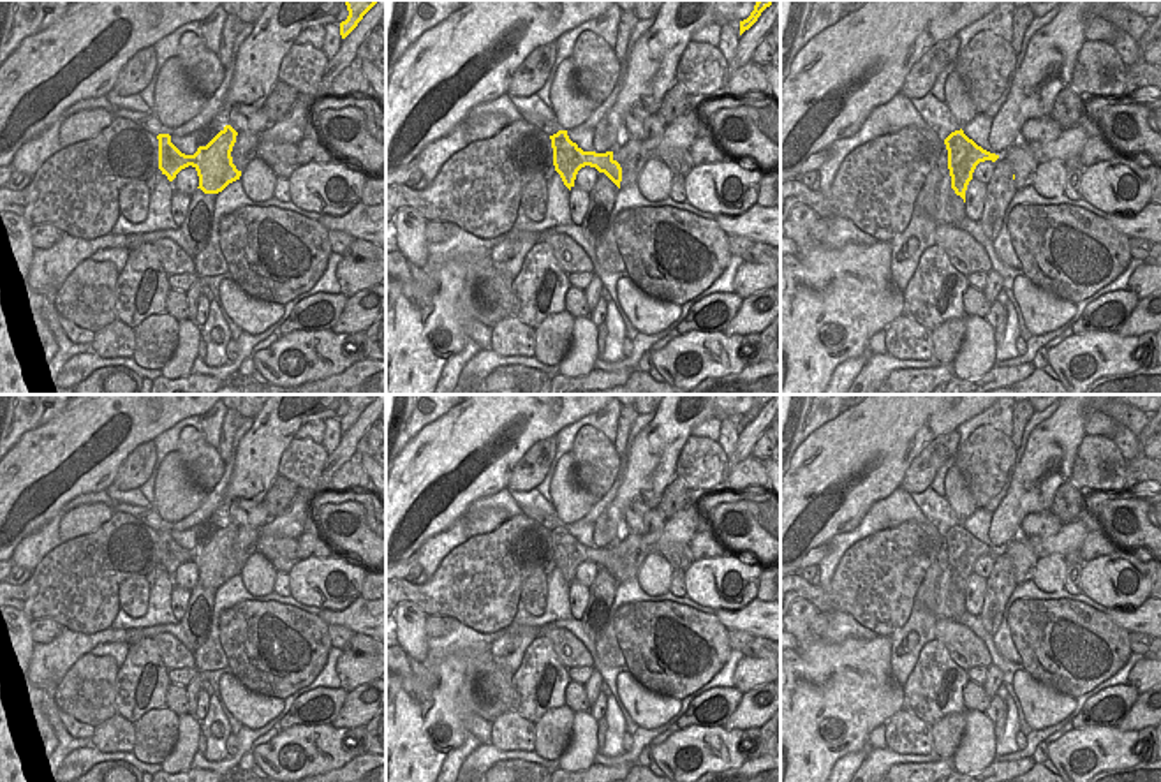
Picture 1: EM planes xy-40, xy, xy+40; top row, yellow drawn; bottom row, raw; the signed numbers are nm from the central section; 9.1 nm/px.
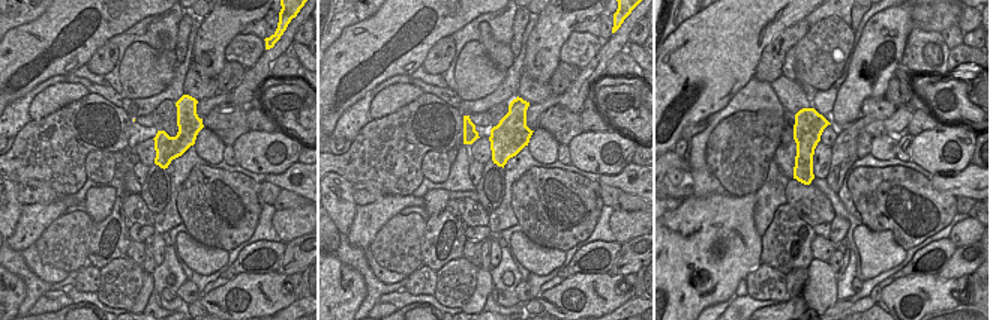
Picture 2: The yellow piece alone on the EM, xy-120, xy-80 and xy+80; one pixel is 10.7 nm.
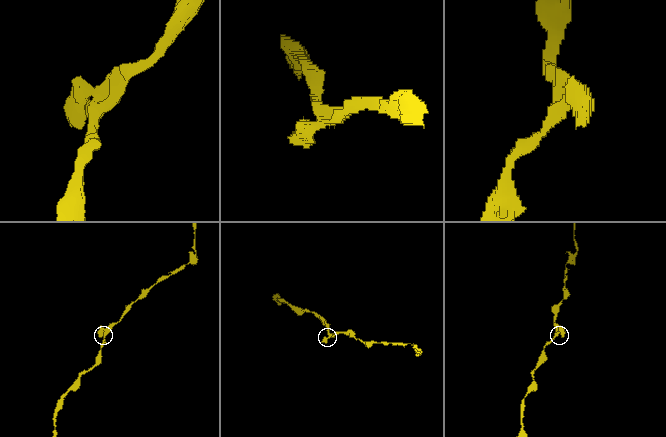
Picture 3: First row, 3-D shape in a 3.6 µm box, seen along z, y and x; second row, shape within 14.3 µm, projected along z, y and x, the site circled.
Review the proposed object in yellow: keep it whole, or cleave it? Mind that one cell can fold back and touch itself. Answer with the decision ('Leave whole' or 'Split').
Leave whole.

